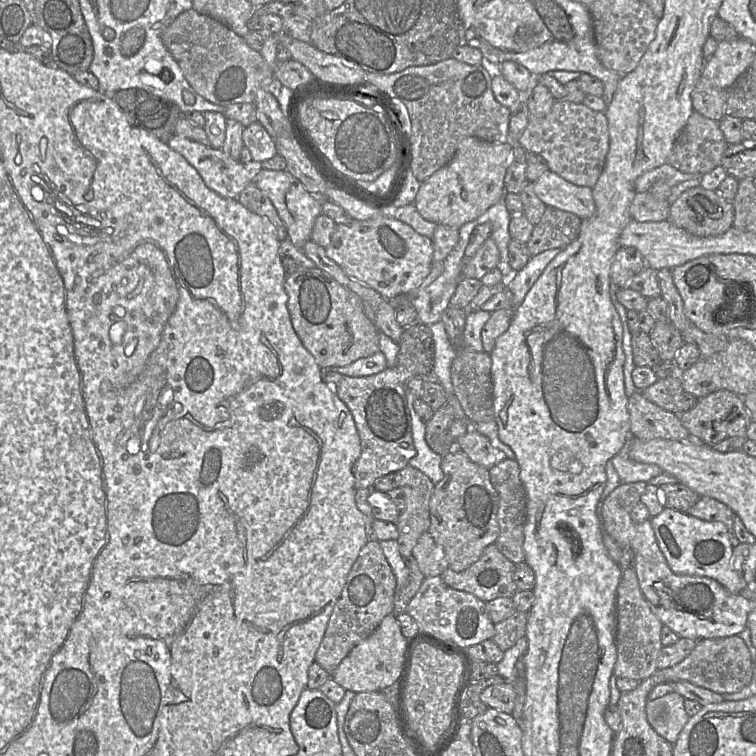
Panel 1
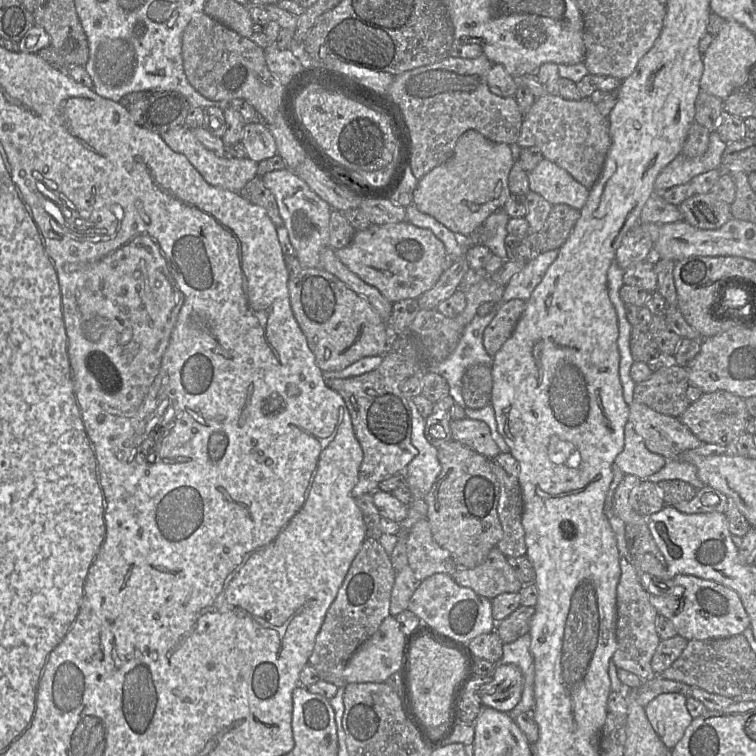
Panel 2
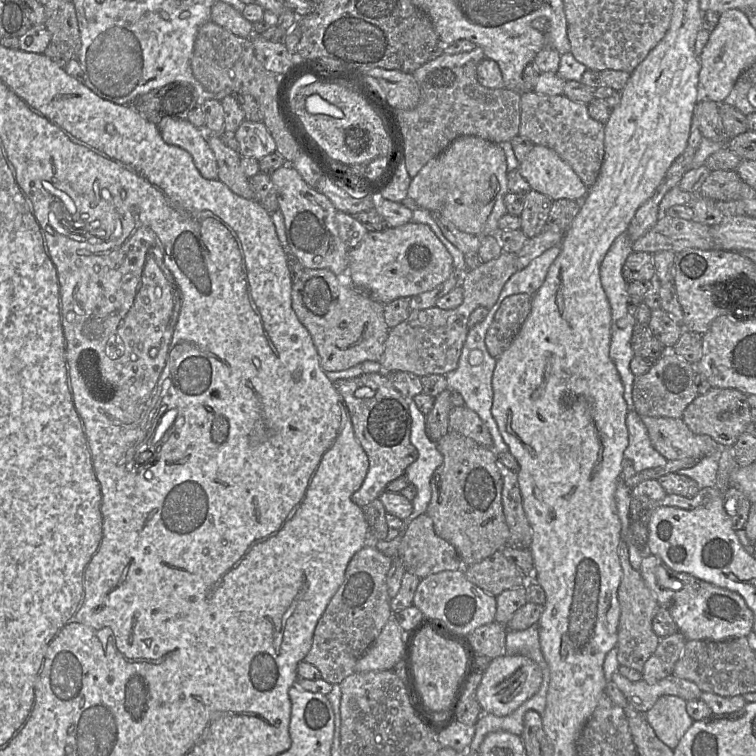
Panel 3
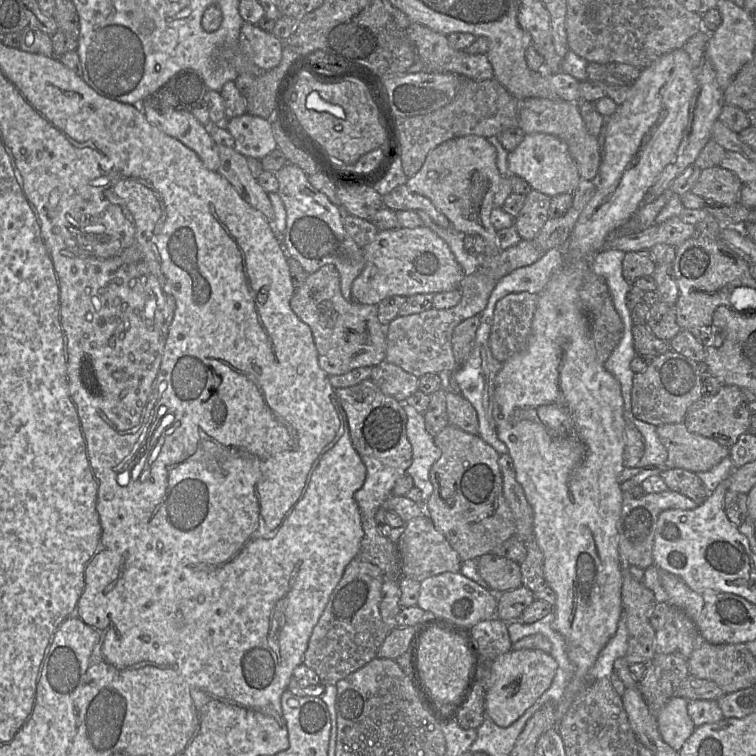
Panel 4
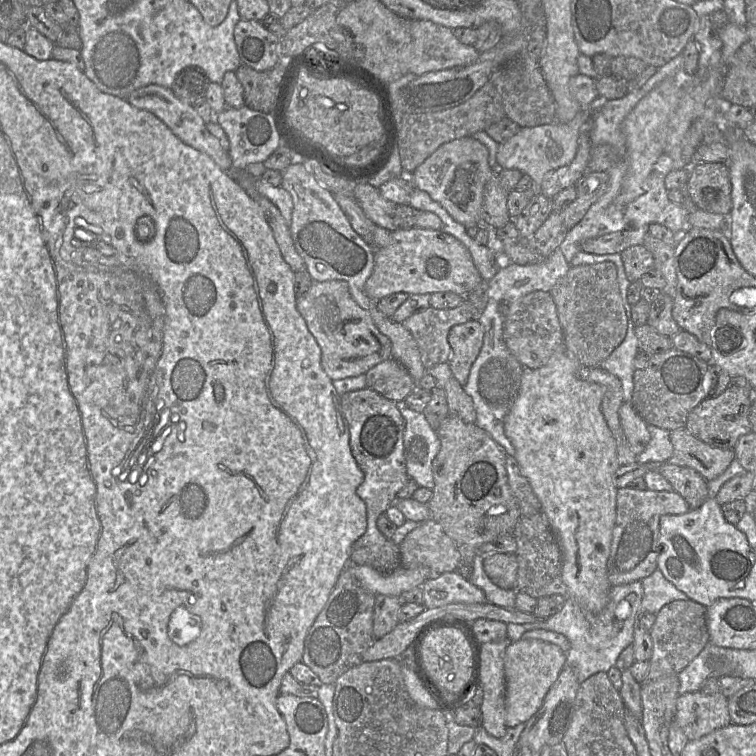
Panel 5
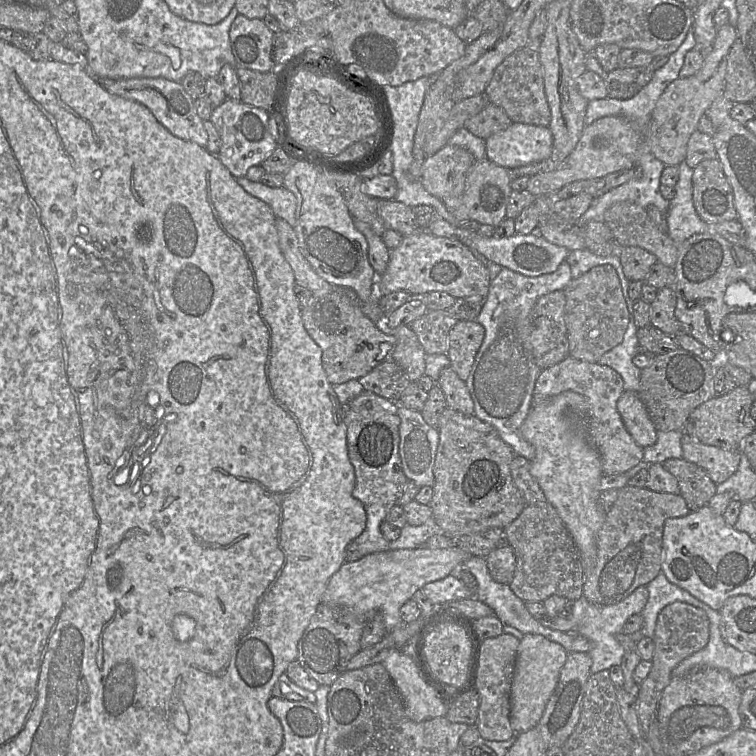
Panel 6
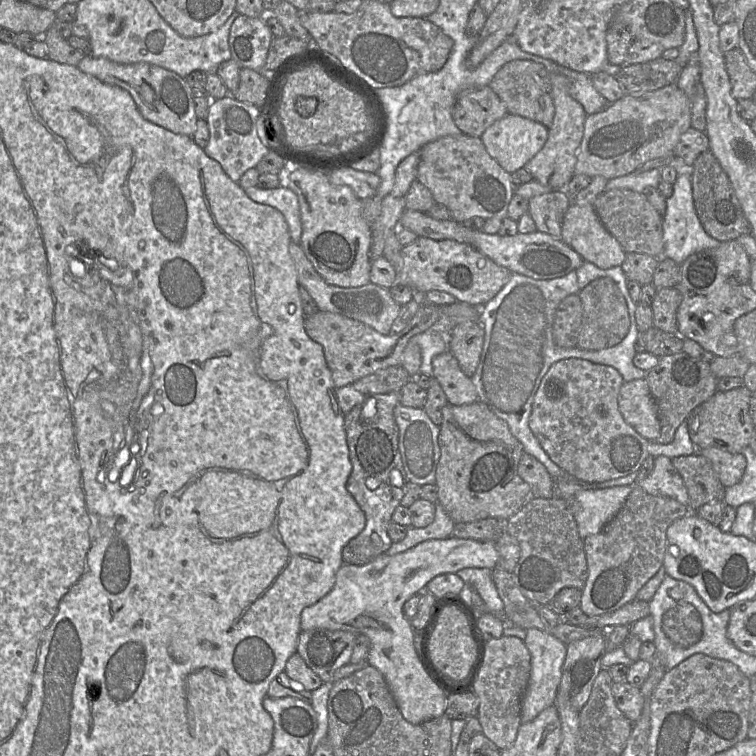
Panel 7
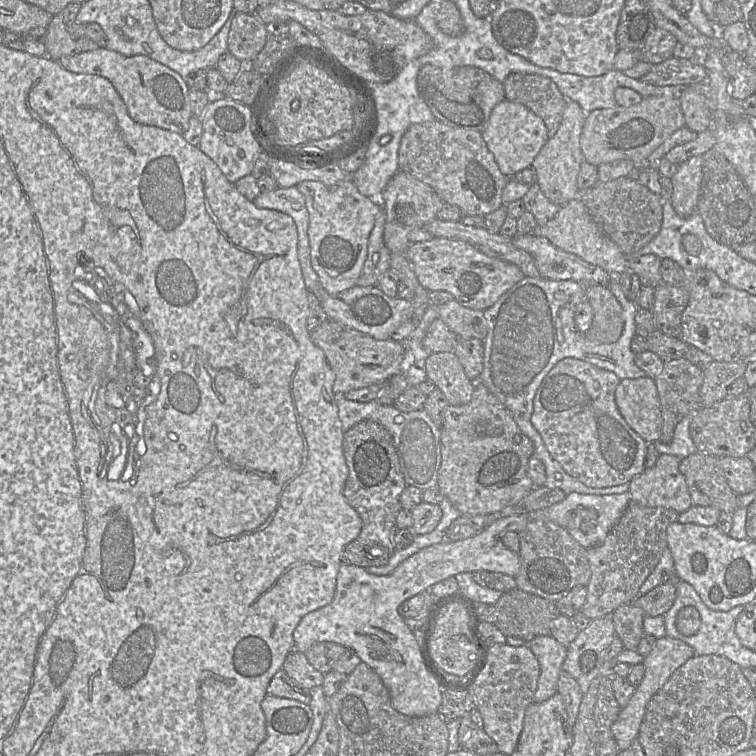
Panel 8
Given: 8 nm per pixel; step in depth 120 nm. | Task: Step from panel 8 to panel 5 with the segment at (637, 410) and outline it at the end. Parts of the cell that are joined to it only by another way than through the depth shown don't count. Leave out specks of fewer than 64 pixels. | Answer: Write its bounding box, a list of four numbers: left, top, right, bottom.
[618,402,650,455]

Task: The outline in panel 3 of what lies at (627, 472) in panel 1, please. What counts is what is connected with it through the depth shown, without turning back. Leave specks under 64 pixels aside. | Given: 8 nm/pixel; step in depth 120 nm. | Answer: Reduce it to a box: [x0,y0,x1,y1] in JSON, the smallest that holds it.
[623,410,668,473]

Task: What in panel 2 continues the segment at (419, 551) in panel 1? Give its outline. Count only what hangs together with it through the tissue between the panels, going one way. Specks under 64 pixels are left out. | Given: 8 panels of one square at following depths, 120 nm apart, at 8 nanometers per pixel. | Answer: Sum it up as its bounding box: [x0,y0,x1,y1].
[406,518,456,581]

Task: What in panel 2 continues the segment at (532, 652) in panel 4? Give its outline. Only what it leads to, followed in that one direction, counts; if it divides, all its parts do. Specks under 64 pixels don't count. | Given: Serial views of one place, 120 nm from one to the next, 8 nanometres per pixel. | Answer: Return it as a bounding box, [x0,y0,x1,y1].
[478,664,523,713]

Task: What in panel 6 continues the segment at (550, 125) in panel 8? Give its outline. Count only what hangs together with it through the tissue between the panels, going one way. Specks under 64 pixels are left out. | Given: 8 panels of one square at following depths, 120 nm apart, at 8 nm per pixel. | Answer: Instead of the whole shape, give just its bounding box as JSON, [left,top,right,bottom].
[485,45,551,126]

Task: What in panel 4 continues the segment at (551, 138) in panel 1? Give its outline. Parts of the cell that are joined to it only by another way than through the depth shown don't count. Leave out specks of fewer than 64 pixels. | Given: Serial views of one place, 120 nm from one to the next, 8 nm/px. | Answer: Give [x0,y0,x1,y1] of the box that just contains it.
[519,98,602,181]

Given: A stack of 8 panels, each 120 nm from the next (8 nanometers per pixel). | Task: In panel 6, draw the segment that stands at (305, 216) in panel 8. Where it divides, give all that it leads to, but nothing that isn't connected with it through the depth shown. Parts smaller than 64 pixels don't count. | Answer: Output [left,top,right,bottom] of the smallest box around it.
[235,177,296,228]

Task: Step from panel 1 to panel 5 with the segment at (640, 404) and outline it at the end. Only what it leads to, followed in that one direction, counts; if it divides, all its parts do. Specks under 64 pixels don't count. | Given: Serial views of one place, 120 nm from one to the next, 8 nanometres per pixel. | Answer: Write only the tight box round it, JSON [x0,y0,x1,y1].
[666,428,735,481]

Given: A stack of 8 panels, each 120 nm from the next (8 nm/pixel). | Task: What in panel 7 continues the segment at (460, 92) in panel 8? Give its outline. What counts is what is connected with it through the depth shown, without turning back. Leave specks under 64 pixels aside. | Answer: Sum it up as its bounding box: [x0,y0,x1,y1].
[452,85,508,138]

